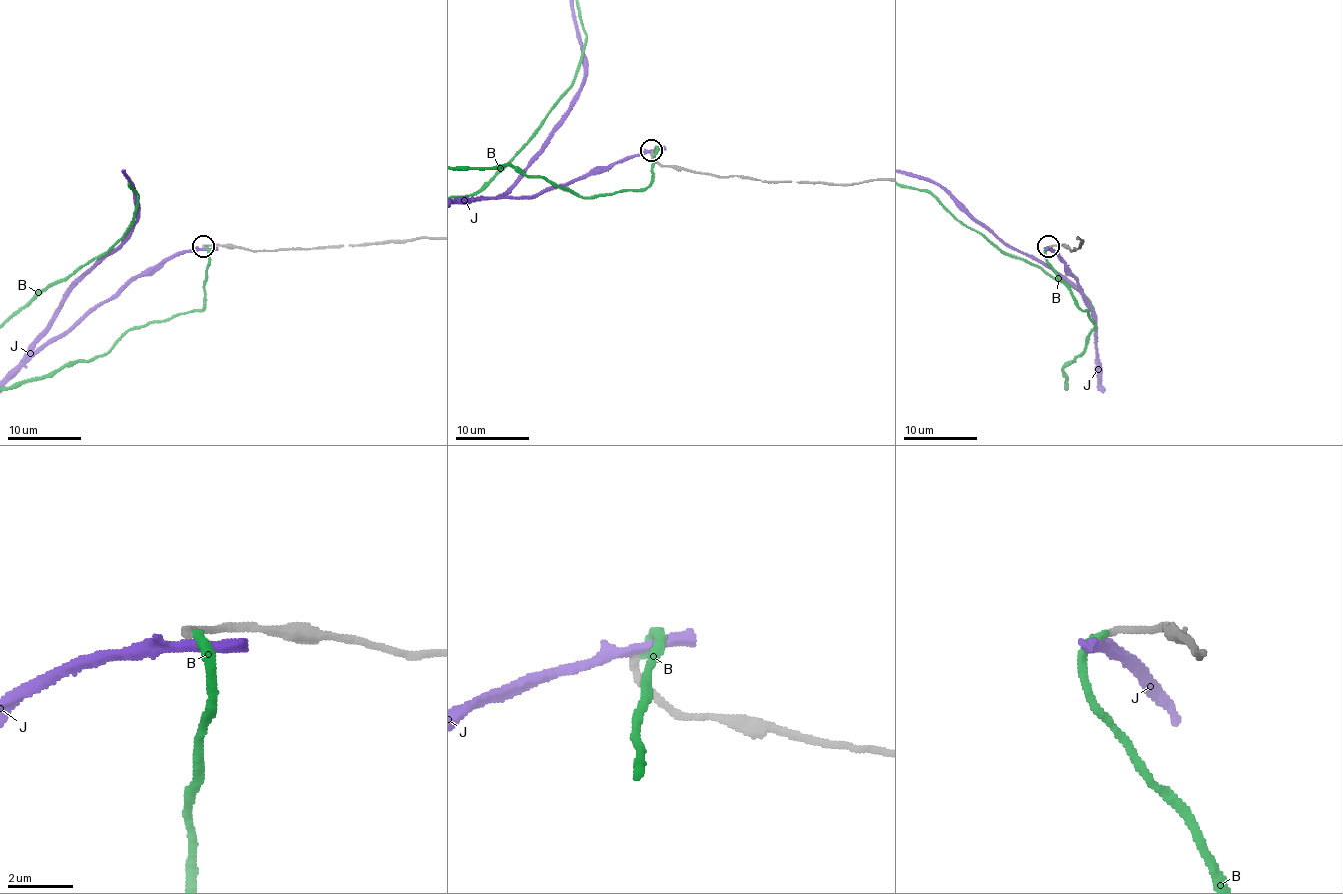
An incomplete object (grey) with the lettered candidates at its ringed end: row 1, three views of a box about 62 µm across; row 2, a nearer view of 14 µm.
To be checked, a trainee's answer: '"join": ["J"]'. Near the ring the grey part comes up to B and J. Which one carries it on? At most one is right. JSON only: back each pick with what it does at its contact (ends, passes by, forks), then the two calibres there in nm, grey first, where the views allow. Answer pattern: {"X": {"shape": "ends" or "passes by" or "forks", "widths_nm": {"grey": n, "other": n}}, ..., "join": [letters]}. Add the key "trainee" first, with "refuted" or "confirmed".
{"trainee": "refuted", "join": []}

